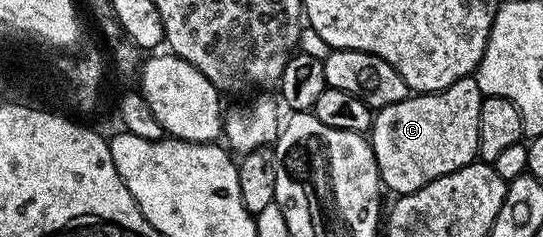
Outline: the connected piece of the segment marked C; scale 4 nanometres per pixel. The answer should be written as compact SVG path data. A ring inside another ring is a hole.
M471 76L456 80L443 90L431 94L415 93L396 104L383 106L373 115L372 125L368 131L368 141L374 150L378 174L382 178L383 187L387 191L395 190L395 195L411 194L427 186L445 174L464 168L469 162L475 161L478 152L478 129L480 128L480 104L483 94L478 87L477 77Z

